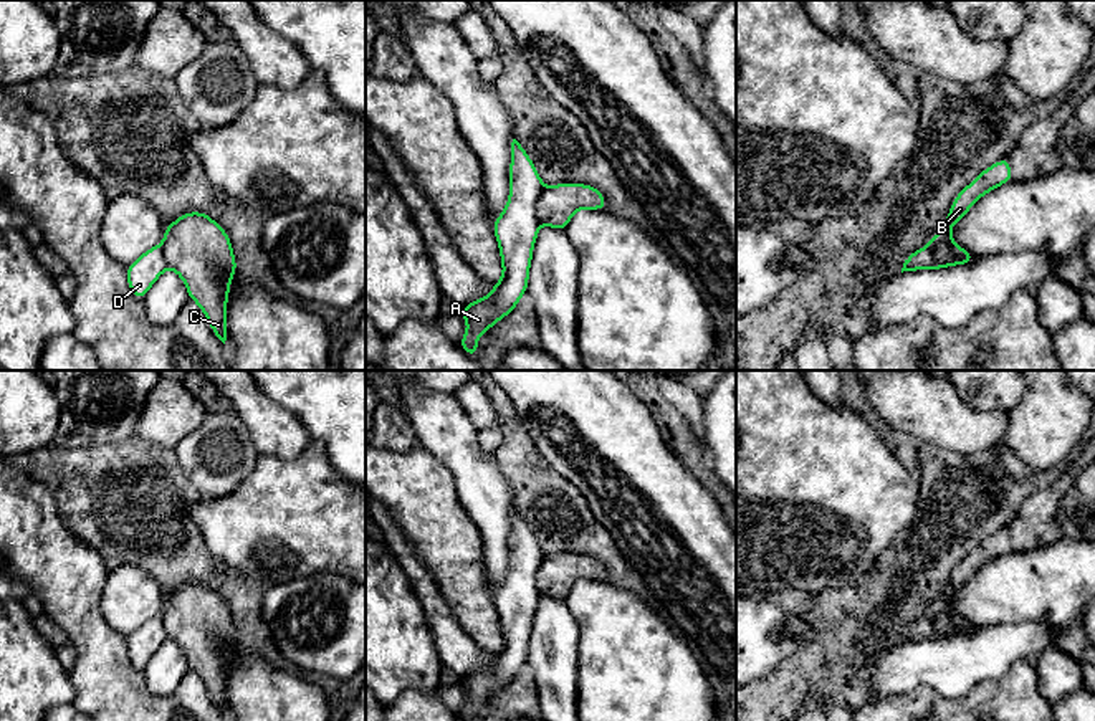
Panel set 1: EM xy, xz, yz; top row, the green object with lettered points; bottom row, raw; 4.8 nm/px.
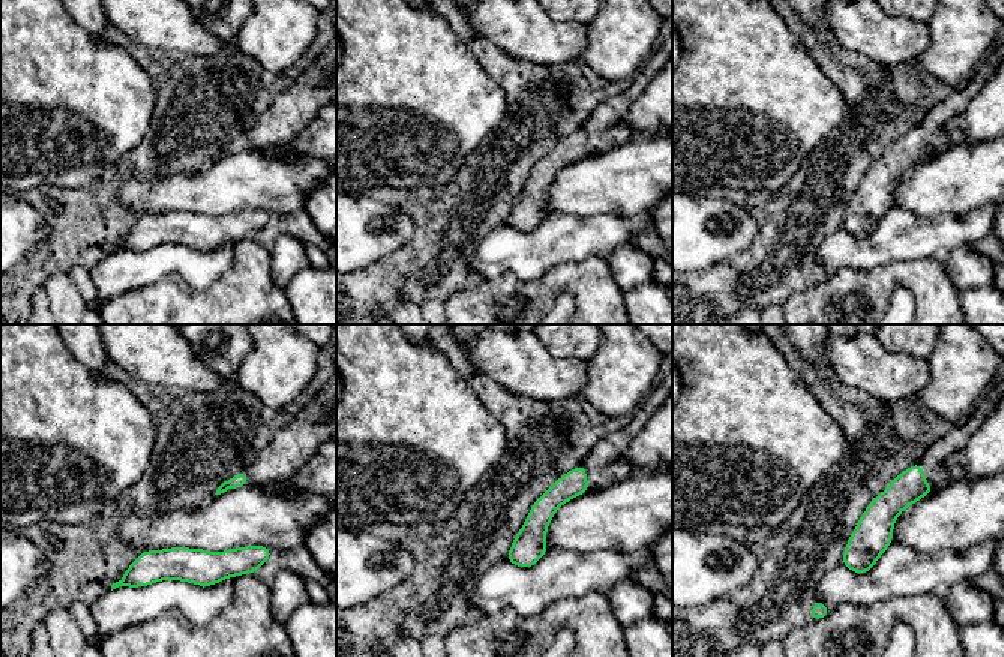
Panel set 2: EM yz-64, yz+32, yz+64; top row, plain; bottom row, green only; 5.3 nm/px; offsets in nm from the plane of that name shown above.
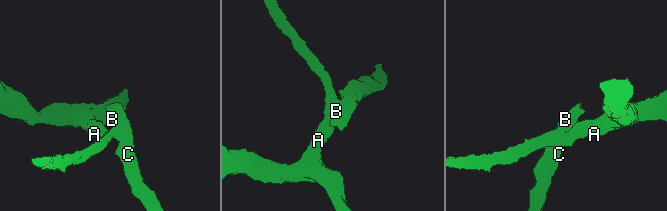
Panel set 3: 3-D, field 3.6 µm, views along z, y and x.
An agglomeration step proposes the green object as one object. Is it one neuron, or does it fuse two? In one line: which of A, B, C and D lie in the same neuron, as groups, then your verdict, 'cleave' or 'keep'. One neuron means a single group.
groups A D / B C; cleave

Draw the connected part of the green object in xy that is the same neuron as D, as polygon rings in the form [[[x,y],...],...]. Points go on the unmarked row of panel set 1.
[[[155,615],[126,637],[127,655],[134,668],[144,670],[152,655],[165,642],[167,632],[162,615]]]

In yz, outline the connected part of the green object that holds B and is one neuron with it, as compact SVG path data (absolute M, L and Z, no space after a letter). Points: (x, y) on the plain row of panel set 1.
M1002 528L994 536L984 539L969 556L966 556L953 571L949 584L940 599L940 602L931 609L930 617L933 625L940 632L949 632L953 628L953 620L958 617L951 609L951 599L969 582L969 579L987 562L999 556L1012 552L1011 531Z

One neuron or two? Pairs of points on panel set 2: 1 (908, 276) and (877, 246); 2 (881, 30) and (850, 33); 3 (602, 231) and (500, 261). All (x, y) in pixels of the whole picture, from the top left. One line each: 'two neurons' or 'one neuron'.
1: two neurons
2: one neuron
3: one neuron

